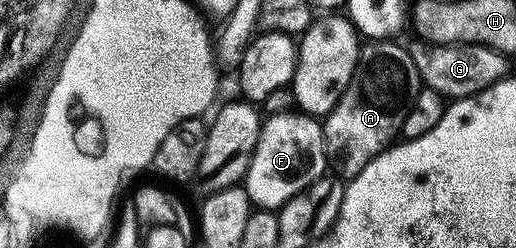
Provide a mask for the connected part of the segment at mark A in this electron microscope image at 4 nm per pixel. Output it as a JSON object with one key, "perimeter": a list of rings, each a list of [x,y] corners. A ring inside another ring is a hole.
{"perimeter":[[[386,39],[361,47],[360,63],[350,78],[350,86],[346,86],[334,110],[323,117],[324,147],[328,150],[331,167],[336,167],[341,177],[358,175],[401,135],[406,114],[410,114],[418,98],[422,87],[418,66],[414,66],[414,58],[407,47],[396,43],[400,42]]]}

